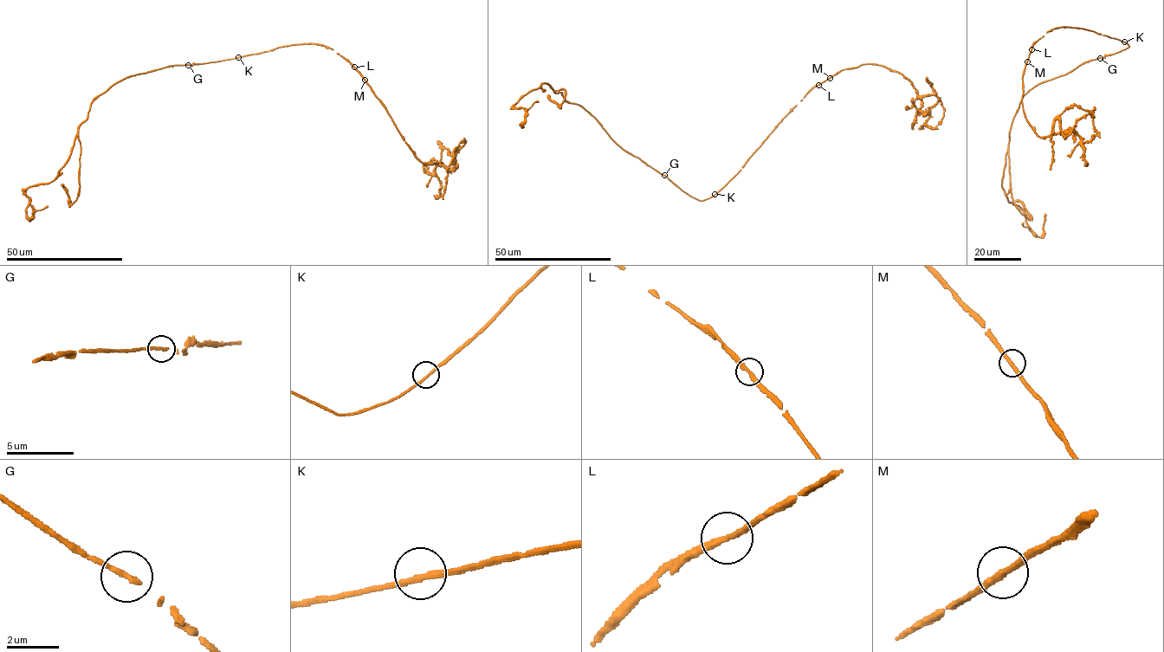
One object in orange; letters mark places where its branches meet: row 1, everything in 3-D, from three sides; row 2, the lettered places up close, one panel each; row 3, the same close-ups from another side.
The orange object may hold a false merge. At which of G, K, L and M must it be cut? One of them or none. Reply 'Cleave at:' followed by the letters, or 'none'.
Cleave at: none

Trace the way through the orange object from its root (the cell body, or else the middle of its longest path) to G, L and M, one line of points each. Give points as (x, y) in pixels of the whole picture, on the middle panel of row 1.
G: (715, 194), (699, 201), (664, 176)
L: (715, 194), (738, 173), (781, 119), (818, 85)
M: (715, 194), (738, 173), (804, 97), (830, 77)

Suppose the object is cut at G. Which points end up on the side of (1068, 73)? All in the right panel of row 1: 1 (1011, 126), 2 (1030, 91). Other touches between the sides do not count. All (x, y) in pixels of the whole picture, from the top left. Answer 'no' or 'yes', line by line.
1: yes
2: yes

